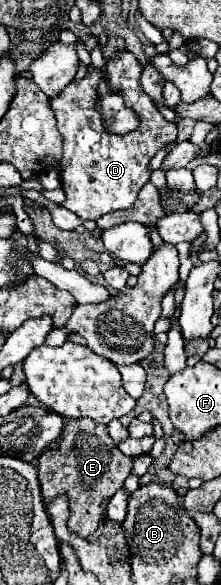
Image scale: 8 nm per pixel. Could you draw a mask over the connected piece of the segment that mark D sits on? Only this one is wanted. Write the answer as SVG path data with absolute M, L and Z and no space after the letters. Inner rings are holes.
M119 50L113 58L105 60L105 66L87 66L83 80L73 80L57 100L51 100L51 108L57 116L57 128L63 136L63 158L59 162L61 182L67 200L63 206L75 212L83 220L97 220L103 214L129 208L139 188L149 180L149 162L159 148L177 140L177 124L167 122L153 100L141 92L141 64L129 50ZM105 82L109 90L121 94L125 106L135 110L139 126L129 134L113 134L105 128L103 114L97 110L99 84Z

